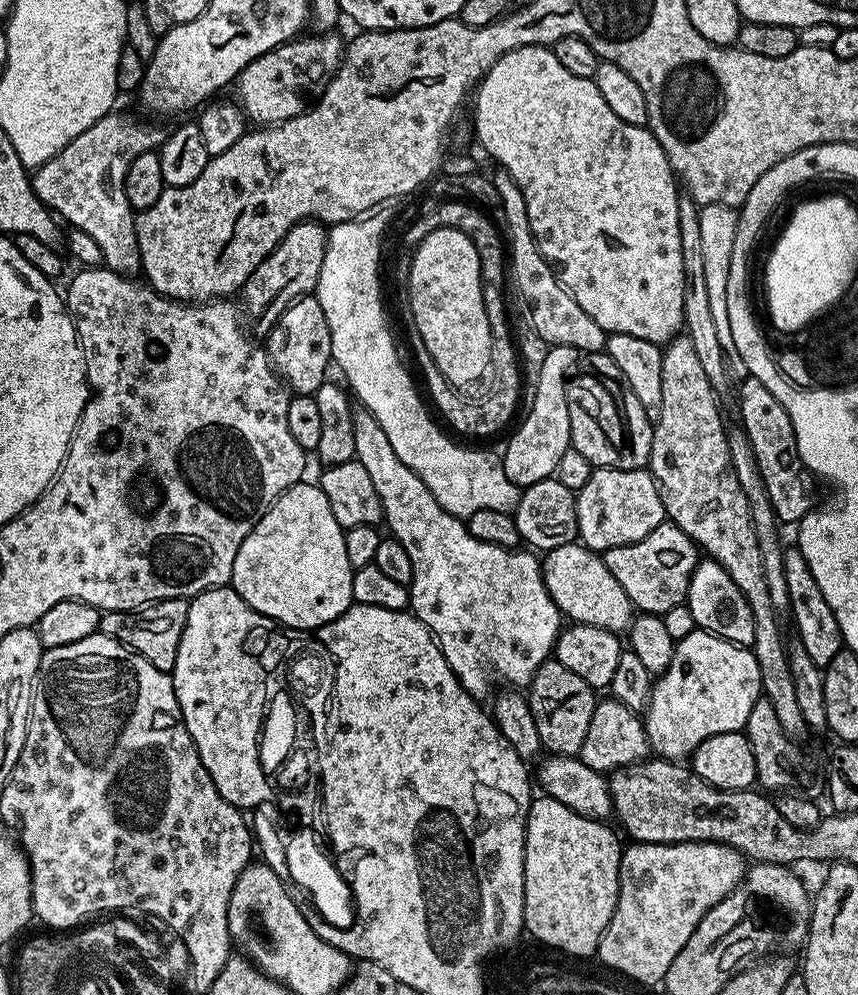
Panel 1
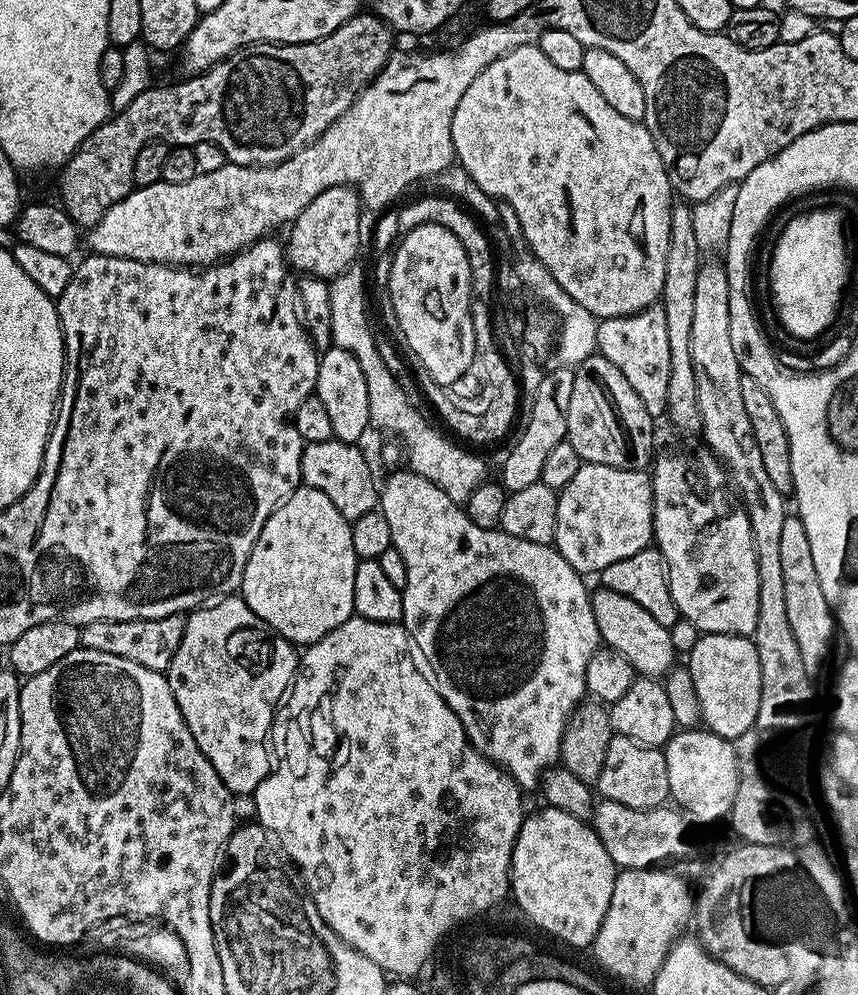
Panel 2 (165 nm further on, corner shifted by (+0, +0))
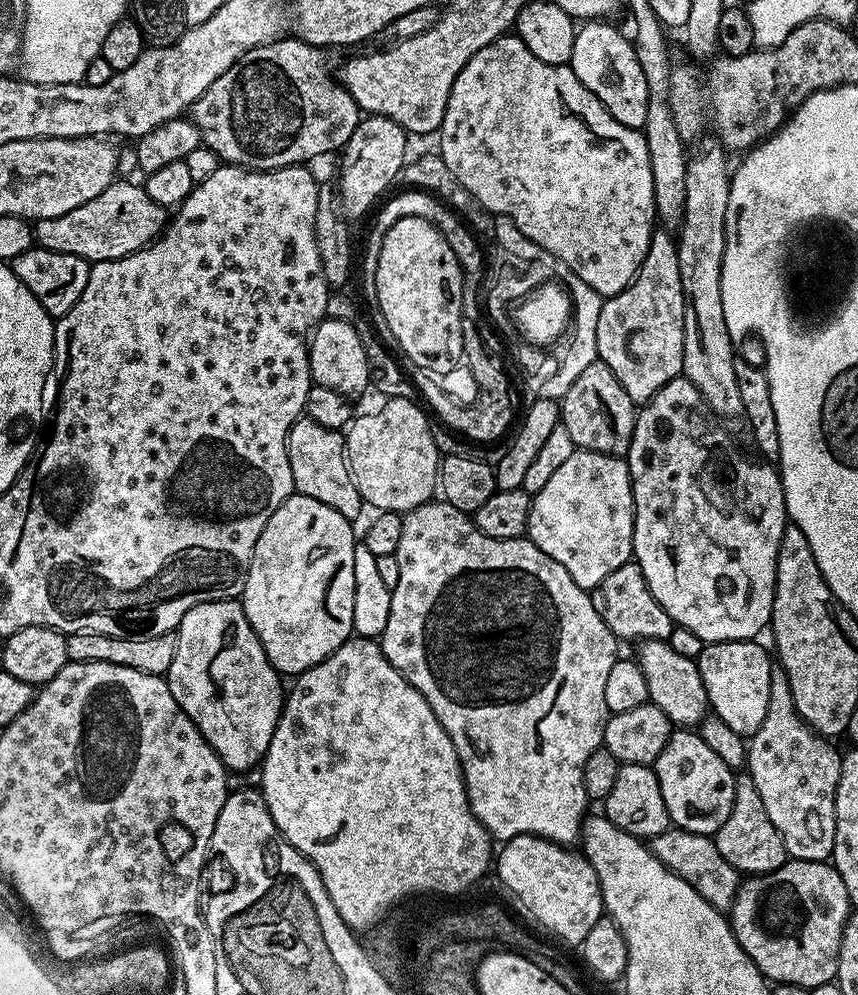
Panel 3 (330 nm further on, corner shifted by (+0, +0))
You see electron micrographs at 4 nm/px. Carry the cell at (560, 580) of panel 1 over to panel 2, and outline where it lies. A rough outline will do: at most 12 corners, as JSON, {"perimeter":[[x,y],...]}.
{"perimeter":[[591,593],[601,641],[633,673],[663,677],[678,660],[669,629],[638,602]]}

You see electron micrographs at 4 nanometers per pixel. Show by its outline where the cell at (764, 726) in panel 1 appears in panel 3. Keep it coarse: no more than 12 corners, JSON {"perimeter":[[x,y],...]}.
{"perimeter":[[751,776],[715,832],[718,854],[761,876],[790,859]]}

